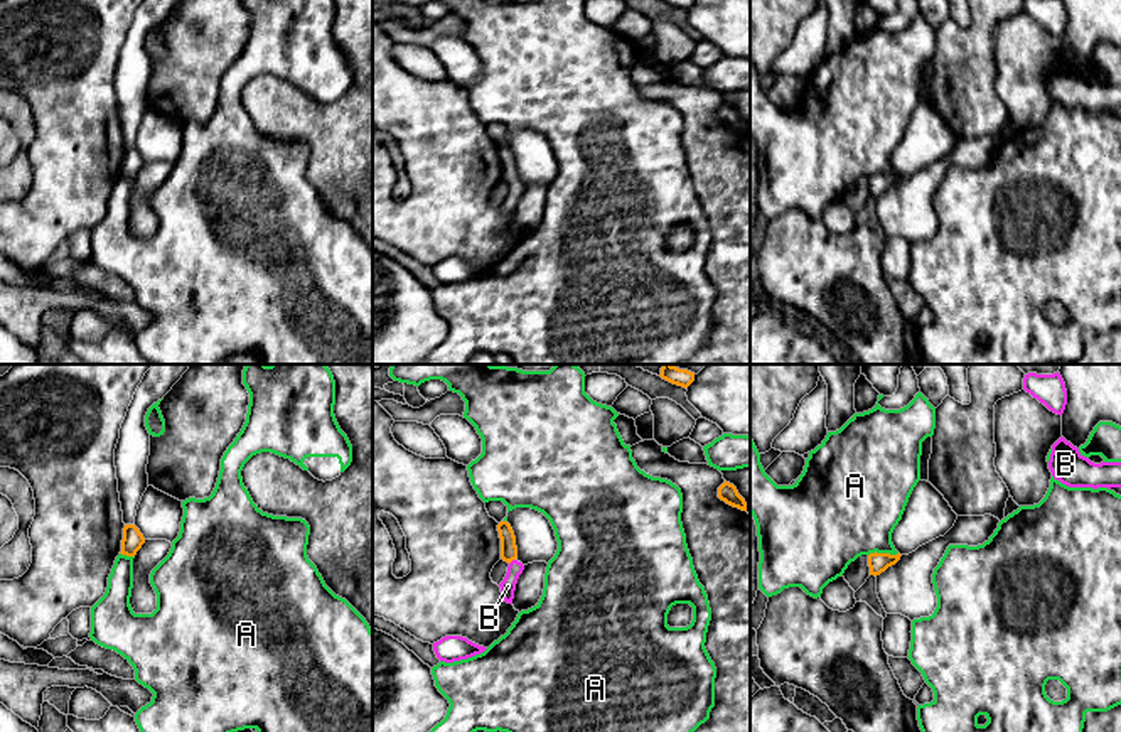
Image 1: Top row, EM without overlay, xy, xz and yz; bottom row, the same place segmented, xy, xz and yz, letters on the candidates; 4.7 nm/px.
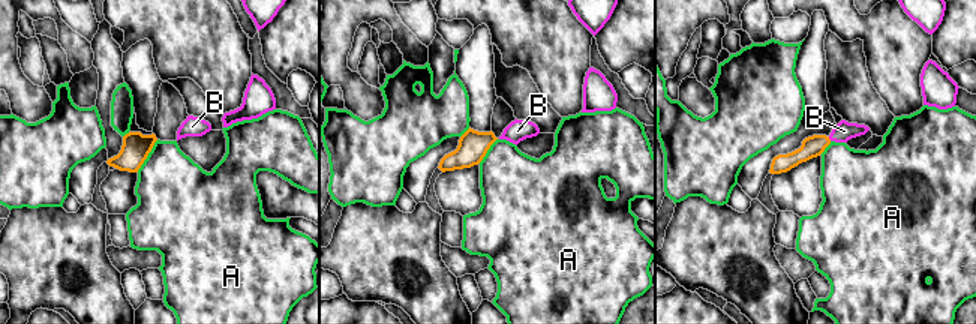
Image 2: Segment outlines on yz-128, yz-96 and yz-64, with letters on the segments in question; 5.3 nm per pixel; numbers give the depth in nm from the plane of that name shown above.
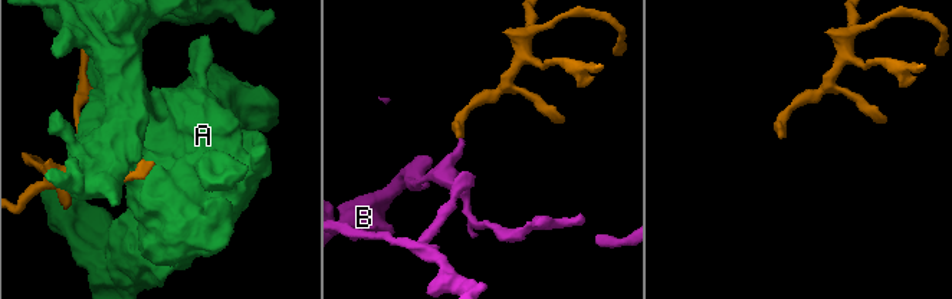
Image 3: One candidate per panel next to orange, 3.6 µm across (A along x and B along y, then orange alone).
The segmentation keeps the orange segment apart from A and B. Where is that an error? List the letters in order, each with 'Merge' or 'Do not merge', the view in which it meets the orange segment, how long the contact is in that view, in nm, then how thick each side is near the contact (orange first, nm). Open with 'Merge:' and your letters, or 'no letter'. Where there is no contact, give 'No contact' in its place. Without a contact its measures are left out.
Merge: B
A: Do not merge. Touches orange in yz. Shared border 140 nm. Thickness 100 nm (orange) against 420 nm
B: Merge. Touches orange in xz. Shared border 40 nm. Thickness 80 nm (orange) against 80 nm

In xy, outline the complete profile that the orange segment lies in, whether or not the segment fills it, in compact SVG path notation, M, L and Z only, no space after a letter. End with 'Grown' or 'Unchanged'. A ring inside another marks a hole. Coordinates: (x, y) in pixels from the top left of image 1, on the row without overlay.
M125 147L120 175L126 179L135 179L143 165L145 165L145 160L140 155L140 152L135 147Z. Unchanged

